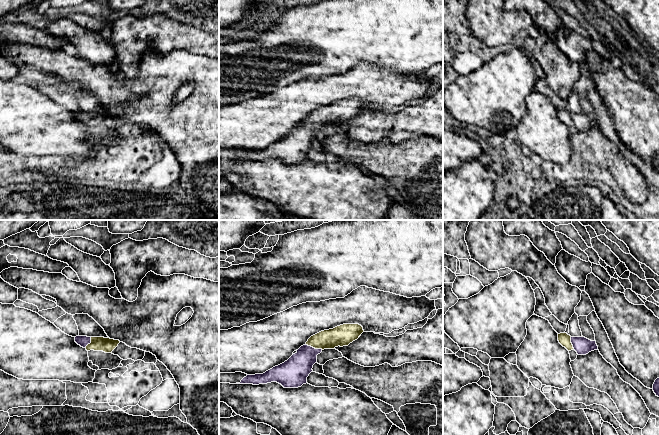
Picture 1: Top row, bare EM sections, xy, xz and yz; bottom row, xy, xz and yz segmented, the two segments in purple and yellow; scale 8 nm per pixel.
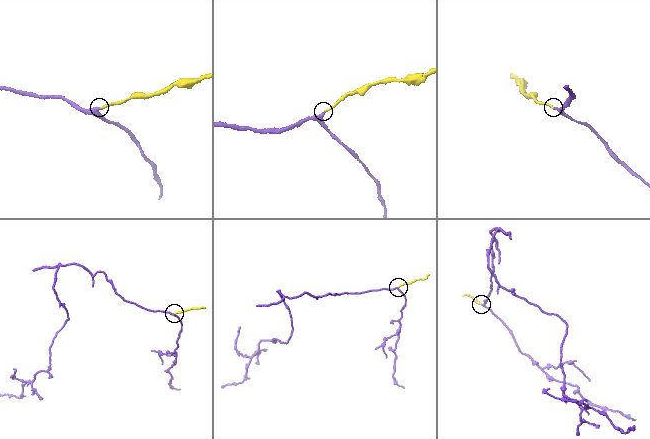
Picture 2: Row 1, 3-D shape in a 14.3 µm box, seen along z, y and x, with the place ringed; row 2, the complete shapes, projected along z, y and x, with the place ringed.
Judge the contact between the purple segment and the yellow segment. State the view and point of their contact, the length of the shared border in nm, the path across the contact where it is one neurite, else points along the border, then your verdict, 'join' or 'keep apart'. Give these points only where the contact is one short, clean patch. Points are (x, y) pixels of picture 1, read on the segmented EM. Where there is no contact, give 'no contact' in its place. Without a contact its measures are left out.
contact xz (314, 348); length 150 nm; way xz (294, 372), (314, 348), (322, 340), (342, 335); join

